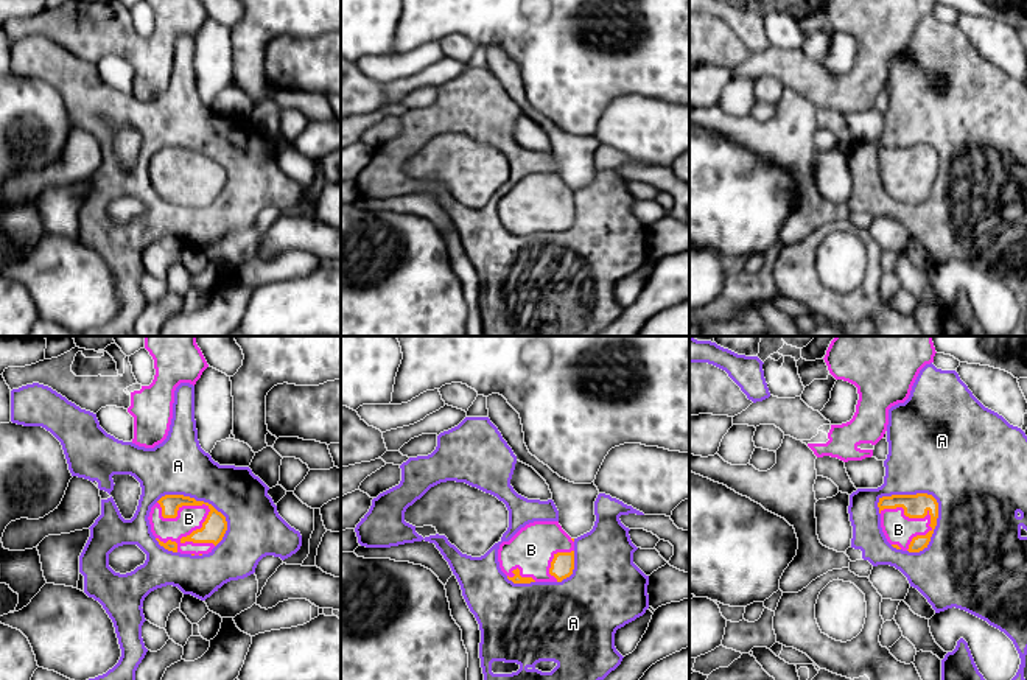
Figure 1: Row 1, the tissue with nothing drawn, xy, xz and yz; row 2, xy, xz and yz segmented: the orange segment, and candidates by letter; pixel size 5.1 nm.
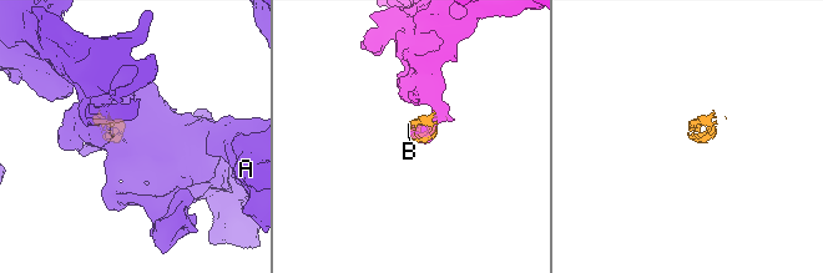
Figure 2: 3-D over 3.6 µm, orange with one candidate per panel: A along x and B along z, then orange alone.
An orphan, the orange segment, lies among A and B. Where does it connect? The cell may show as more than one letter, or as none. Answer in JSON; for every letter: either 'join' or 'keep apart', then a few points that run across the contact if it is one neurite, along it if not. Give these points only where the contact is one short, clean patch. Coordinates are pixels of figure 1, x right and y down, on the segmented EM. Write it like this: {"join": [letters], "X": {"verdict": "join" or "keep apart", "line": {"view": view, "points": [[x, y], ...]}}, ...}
{"join": ["B"], "A": {"verdict": "keep apart"}, "B": {"verdict": "join"}}

